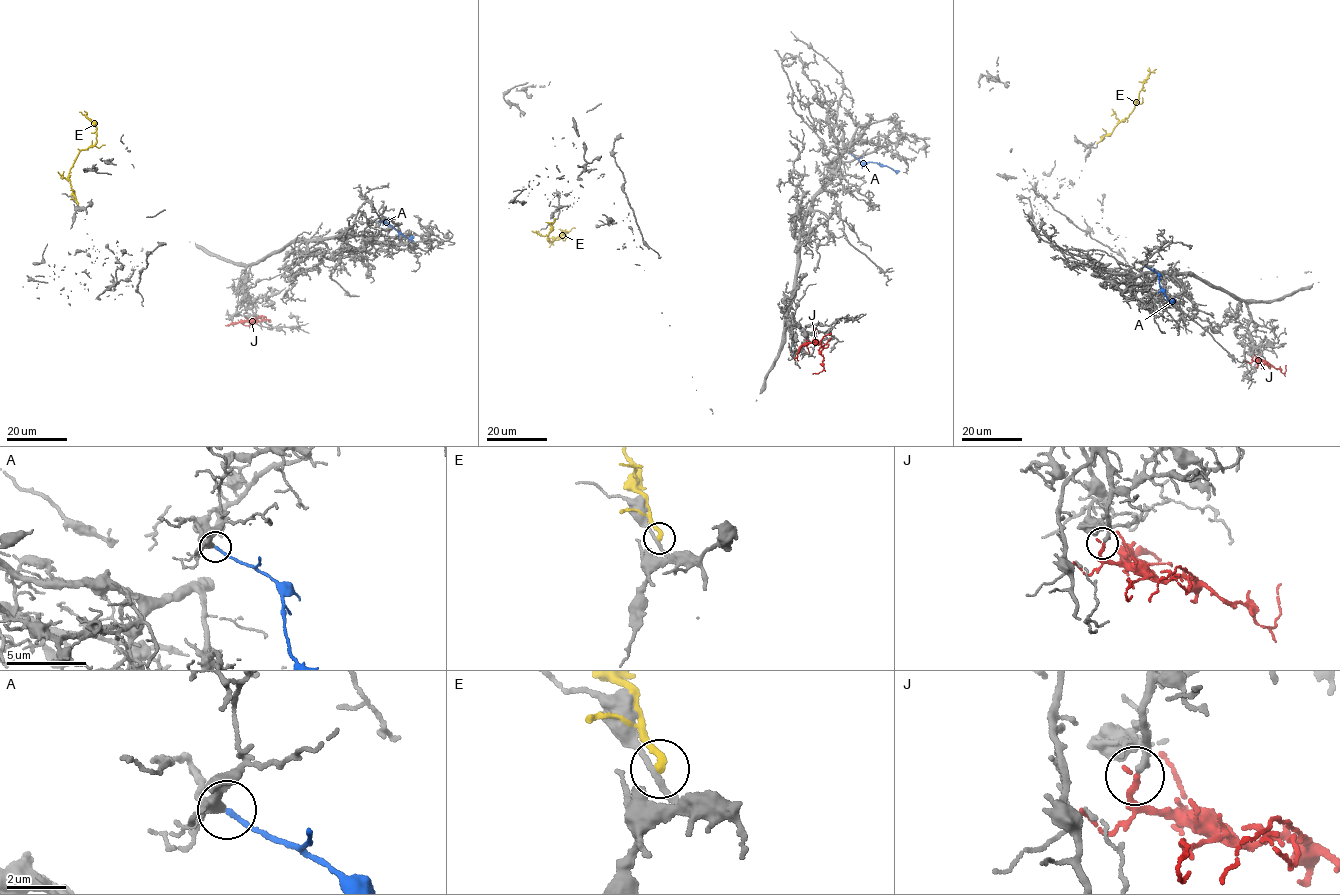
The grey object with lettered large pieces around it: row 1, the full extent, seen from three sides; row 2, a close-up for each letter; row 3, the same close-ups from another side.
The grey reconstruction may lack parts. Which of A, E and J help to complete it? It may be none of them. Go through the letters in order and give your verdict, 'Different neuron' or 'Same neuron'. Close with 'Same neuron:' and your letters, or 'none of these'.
A: Different neuron
E: Different neuron
J: Same neuron
Same neuron: J

